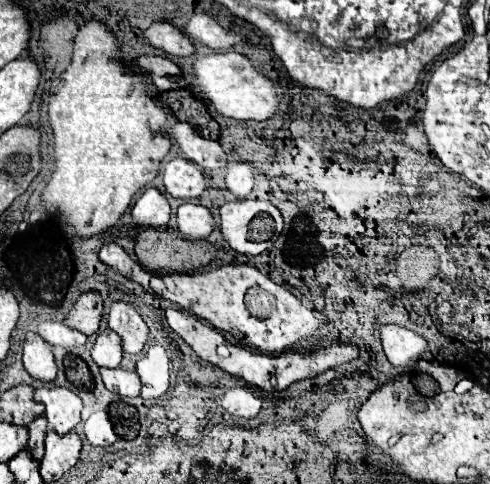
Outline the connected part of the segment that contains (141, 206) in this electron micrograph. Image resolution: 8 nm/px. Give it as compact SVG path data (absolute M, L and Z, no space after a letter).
M147 188L141 198L135 202L133 210L133 222L135 226L145 226L145 228L161 228L169 222L171 216L171 208L167 198L155 190L155 188Z

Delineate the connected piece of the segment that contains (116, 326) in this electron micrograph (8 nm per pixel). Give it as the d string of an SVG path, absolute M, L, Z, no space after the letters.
M125 302L111 304L107 324L113 332L117 332L121 336L123 352L141 354L141 350L147 342L149 330L133 306L129 306Z

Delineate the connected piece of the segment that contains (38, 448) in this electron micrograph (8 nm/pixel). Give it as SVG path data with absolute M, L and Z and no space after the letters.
M45 416L35 418L27 428L29 428L29 444L27 444L27 448L29 448L31 456L39 462L43 458L43 440L45 440L45 432L47 432Z

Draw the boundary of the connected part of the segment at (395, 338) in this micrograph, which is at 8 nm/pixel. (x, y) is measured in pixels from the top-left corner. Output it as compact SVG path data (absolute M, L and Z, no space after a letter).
M381 326L381 342L391 366L409 374L415 372L421 358L429 356L427 342L419 334L399 326Z

